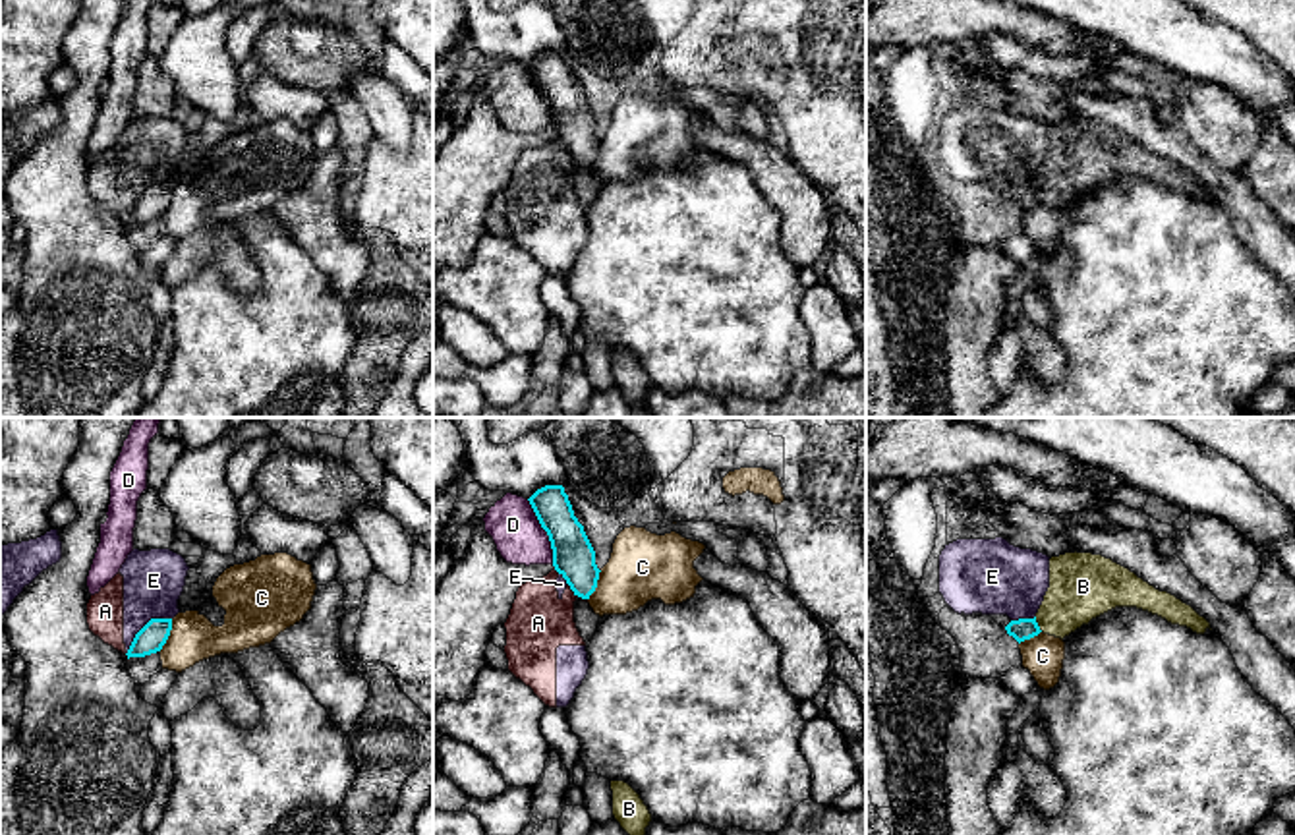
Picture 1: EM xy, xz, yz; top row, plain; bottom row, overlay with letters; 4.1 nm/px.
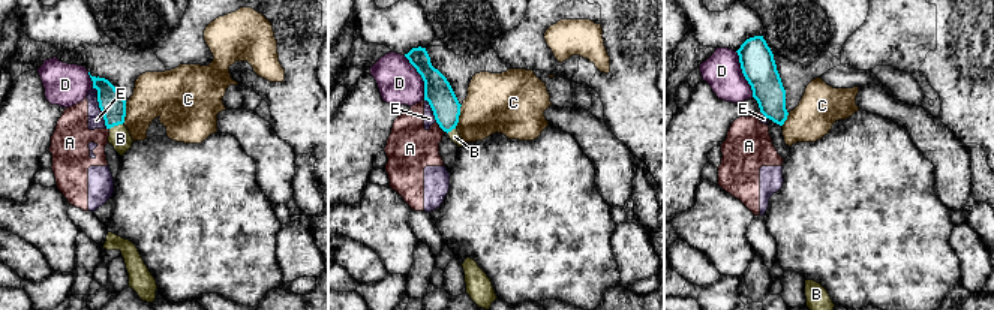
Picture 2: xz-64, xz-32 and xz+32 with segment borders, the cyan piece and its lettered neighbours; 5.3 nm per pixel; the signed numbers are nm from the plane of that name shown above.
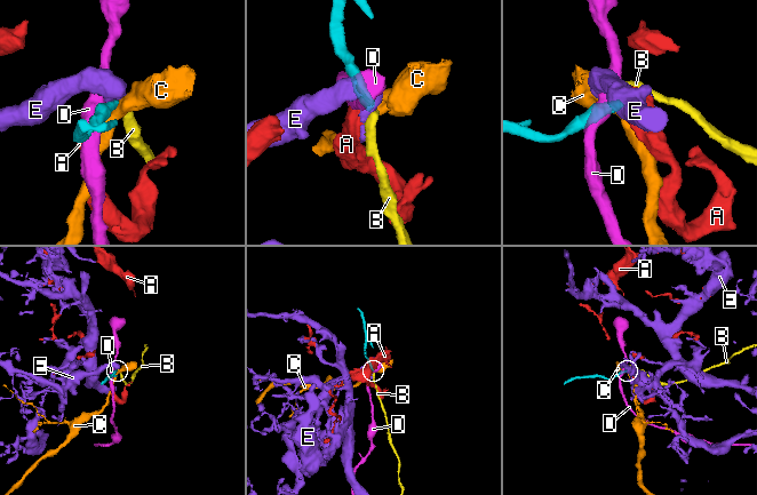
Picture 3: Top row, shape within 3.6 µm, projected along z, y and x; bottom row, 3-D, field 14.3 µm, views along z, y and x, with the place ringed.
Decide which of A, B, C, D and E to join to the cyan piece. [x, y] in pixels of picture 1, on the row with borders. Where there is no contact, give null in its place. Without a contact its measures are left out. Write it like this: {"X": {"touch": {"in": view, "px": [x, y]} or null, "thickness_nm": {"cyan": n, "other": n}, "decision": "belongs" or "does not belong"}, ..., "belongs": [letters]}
{"A": {"touch": {"in": "xz", "px": [571, 588]}, "thickness_nm": {"cyan": 180, "other": 260}, "decision": "does not belong"}, "B": {"touch": {"in": "yz", "px": [1036, 625]}, "thickness_nm": {"cyan": 90, "other": 280}, "decision": "belongs"}, "C": {"touch": {"in": "xy", "px": [169, 634]}, "thickness_nm": {"cyan": 120, "other": 190}, "decision": "does not belong"}, "D": {"touch": {"in": "xz", "px": [546, 530]}, "thickness_nm": {"cyan": 180, "other": 200}, "decision": "does not belong"}, "E": {"touch": {"in": "xy", "px": [143, 627]}, "thickness_nm": {"cyan": 120, "other": 260}, "decision": "does not belong"}, "belongs": ["B"]}

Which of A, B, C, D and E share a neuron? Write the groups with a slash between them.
A E / B / C / D

